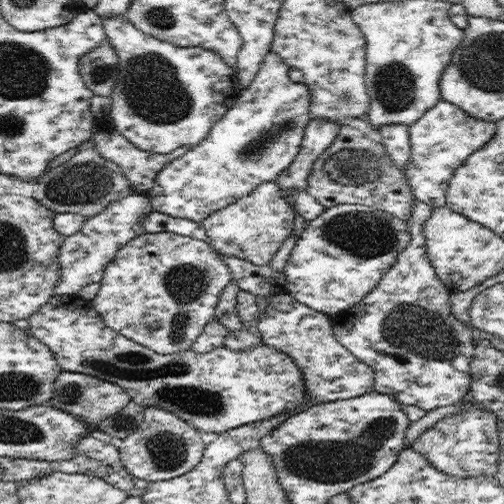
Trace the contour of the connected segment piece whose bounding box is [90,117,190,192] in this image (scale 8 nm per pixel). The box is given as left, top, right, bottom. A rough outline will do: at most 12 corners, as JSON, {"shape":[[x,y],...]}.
{"shape":[[108,117],[90,139],[122,169],[131,188],[151,190],[158,172],[190,149],[169,154],[136,148]]}

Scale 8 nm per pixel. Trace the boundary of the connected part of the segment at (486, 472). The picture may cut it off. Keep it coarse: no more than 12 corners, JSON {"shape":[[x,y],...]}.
{"shape":[[471,402],[408,447],[458,478],[494,477],[497,416]]}

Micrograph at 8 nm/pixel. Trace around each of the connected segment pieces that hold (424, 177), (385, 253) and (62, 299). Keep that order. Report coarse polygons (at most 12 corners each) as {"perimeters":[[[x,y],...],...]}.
{"perimeters":[[[440,99],[409,126],[405,176],[417,200],[445,206],[453,171],[495,123]],[[366,205],[307,222],[288,295],[336,315],[364,301],[410,241]],[[78,295],[27,321],[62,371],[120,385],[199,432],[298,412],[267,343],[160,354]]]}

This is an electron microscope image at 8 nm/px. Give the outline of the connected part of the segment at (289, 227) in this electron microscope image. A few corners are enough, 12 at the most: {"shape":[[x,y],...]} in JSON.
{"shape":[[275,181],[201,223],[221,254],[269,264],[295,210]]}

